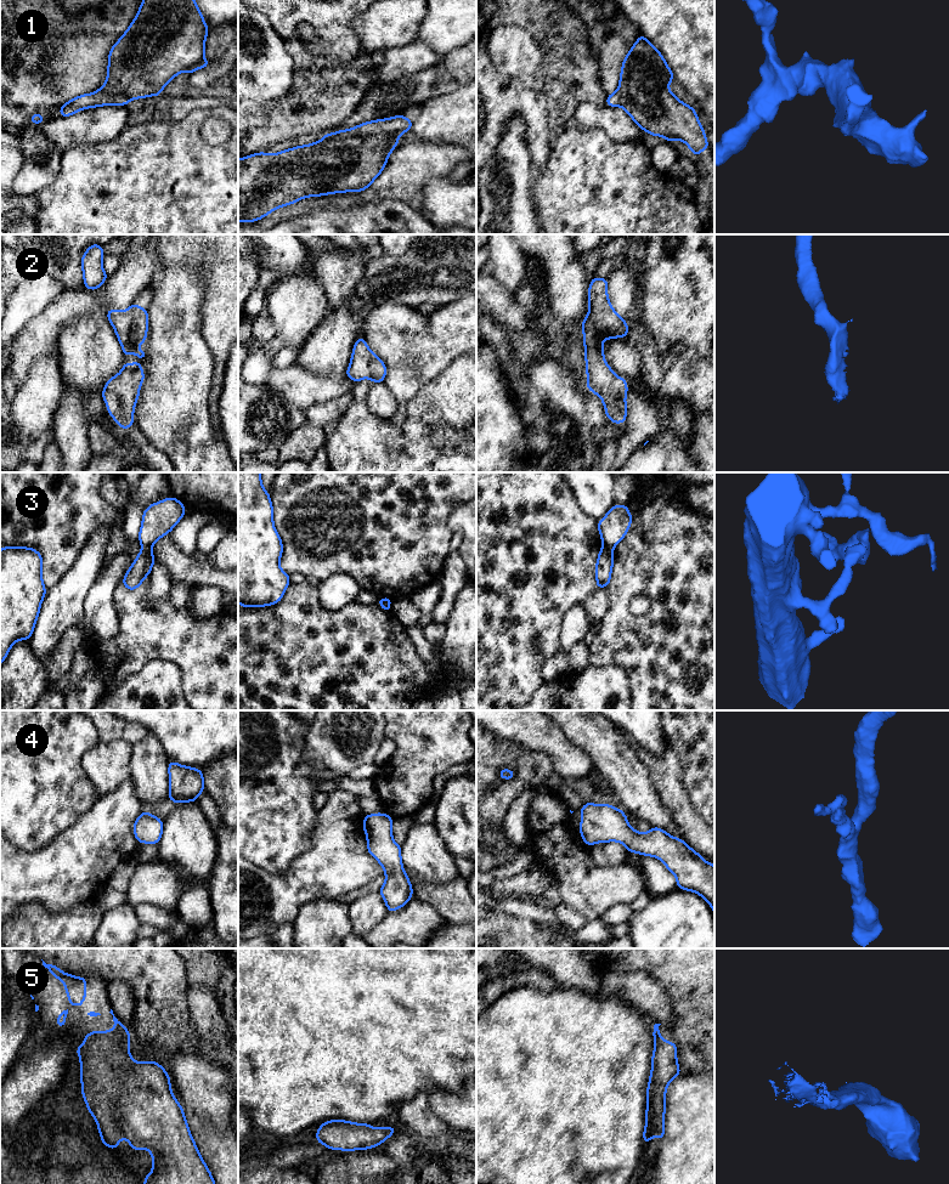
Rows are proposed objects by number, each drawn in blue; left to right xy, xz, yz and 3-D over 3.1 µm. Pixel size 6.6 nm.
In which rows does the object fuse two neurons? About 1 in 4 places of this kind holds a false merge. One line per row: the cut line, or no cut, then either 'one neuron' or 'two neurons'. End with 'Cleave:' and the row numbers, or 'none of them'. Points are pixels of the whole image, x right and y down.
1: no cut; one neuron
2: no cut; one neuron
3: cut in xy along (143, 545), (151, 548); two neurons
4: no cut; one neuron
5: no cut; one neuron
Cleave: 3

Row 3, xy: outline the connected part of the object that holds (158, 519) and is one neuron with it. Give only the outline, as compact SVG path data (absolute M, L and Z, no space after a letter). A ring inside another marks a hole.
M170 497L145 509L140 527L139 542L142 546L152 548L179 523L186 508L176 498Z

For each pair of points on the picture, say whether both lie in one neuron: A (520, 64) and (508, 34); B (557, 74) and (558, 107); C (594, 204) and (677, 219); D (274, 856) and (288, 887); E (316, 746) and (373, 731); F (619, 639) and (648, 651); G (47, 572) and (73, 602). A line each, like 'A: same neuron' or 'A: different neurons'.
A: same neuron
B: same neuron
C: same neuron
D: different neurons
E: same neuron
F: same neuron
G: different neurons

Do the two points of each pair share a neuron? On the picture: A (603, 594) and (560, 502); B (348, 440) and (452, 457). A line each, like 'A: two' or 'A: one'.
A: two
B: one

